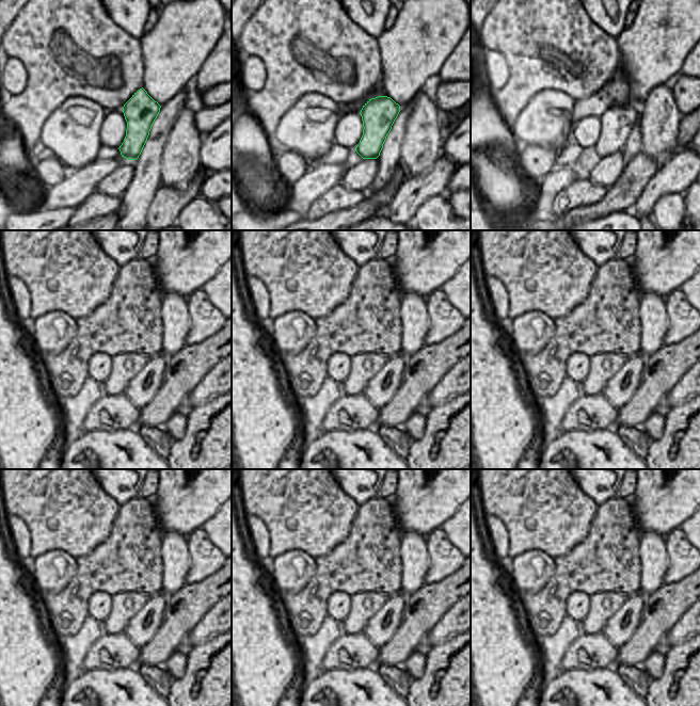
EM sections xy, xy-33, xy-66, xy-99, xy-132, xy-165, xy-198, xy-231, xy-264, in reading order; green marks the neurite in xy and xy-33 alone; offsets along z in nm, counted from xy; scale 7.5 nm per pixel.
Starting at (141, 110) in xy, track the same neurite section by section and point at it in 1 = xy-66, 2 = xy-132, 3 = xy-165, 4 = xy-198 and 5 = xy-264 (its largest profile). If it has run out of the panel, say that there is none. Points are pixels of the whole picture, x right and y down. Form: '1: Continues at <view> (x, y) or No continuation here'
1: Continues at xy-66 (617, 119)
2: Continues at xy-132 (355, 385)
3: Continues at xy-165 (594, 385)
4: Continues at xy-198 (116, 624)
5: Continues at xy-264 (594, 624)

